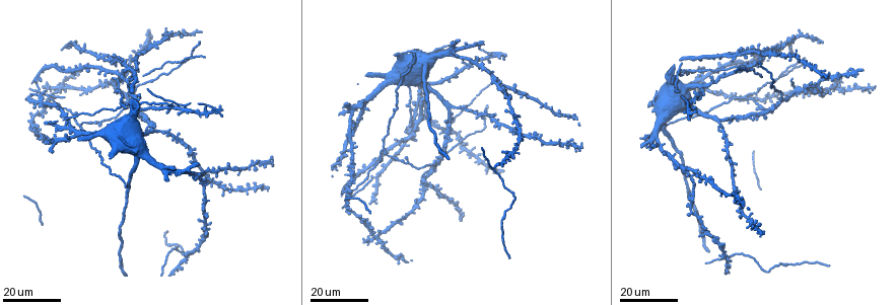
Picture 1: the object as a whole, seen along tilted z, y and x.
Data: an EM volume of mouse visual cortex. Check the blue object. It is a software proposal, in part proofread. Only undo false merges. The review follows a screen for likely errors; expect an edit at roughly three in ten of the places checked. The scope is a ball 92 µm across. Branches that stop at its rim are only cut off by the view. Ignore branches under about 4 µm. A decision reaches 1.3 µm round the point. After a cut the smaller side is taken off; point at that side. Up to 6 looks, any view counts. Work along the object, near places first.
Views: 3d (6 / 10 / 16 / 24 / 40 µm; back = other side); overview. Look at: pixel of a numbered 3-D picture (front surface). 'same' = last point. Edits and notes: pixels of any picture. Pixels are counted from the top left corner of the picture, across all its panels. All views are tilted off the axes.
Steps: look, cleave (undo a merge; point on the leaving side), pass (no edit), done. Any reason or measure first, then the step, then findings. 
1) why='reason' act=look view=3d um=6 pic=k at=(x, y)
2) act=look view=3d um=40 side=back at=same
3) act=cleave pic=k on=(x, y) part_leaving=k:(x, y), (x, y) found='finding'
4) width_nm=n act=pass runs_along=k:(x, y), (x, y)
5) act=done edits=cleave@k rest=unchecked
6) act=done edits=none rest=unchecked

why='three arms meet' act=look view=3d um=16 pic=1 at=(65, 120)

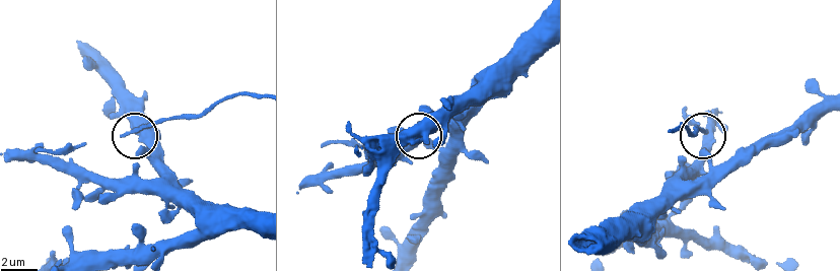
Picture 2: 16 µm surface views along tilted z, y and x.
why='zoom in' act=look view=3d um=10 pic=2 at=(140, 129)

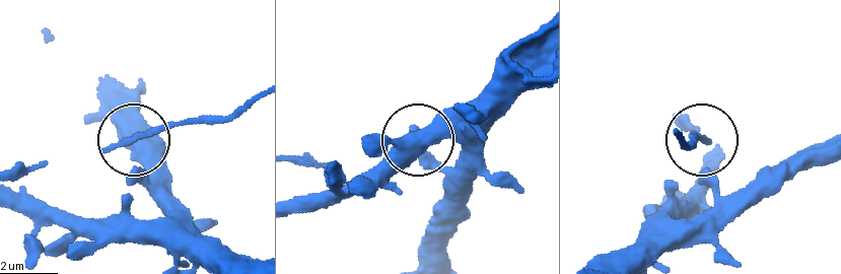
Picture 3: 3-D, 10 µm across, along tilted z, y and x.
act=look view=3d um=6 pic=3 at=(135, 138)

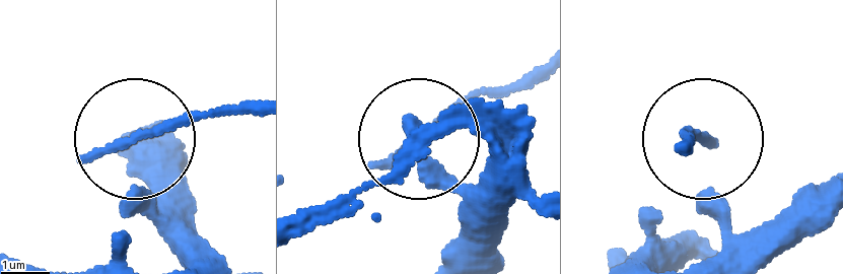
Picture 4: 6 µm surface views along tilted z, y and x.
act=pass found='all the same cell'

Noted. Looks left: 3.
why='three arms meet' act=look view=3d um=24 pic=1 at=(745, 98)

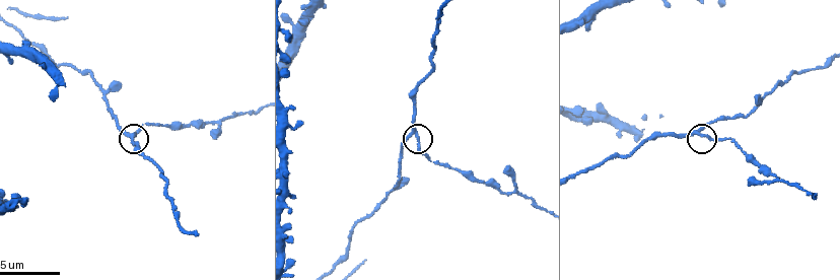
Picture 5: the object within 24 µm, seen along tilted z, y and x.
why='closer look' act=look view=3d um=10 pic=5 at=(126, 135)

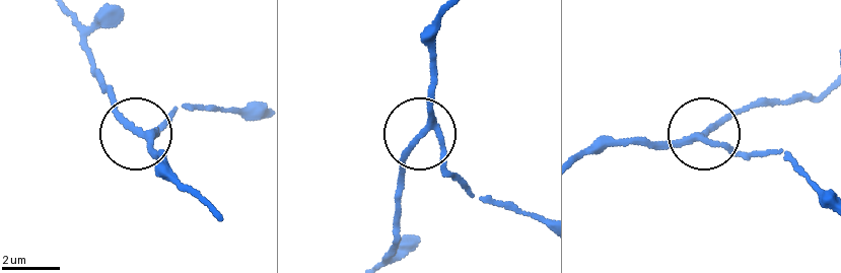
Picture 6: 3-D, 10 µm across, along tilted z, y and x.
act=look view=3d um=6 pic=6 at=(422, 133)

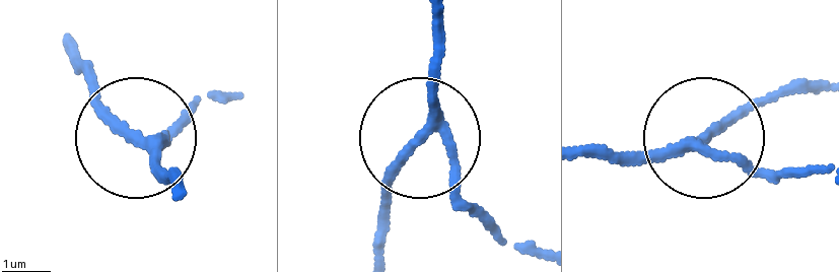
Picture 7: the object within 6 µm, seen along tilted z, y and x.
act=pass runs_along=7:(536, 256), (467, 201), (427, 140), (397, 170), (385, 227) found='all the same cell'

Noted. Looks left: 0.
act=done edits=none rest=unchecked

